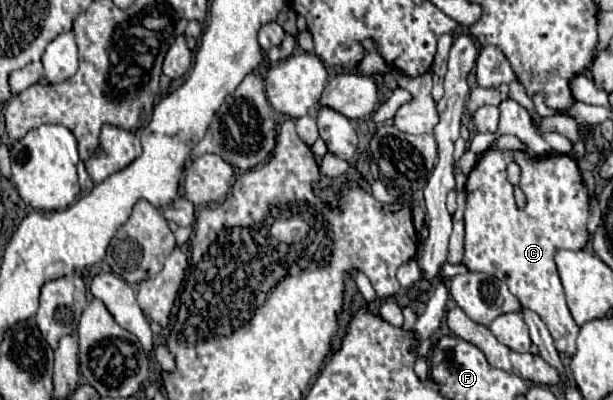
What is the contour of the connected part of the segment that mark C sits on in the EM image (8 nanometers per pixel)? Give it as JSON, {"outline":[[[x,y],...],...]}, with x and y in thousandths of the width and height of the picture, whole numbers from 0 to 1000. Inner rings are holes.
{"outline":[[[799,373],[783,393],[760,453],[760,608],[754,663],[763,678],[799,683],[825,703],[832,733],[848,748],[852,768],[881,788],[907,873],[923,888],[936,883],[946,818],[927,778],[904,638],[914,623],[953,623],[966,598],[959,583],[959,518],[959,473],[940,398],[930,388],[861,393],[855,378]],[[832,398],[845,403],[852,418],[845,468],[858,488],[855,523],[842,518],[838,468],[825,448]]]}

